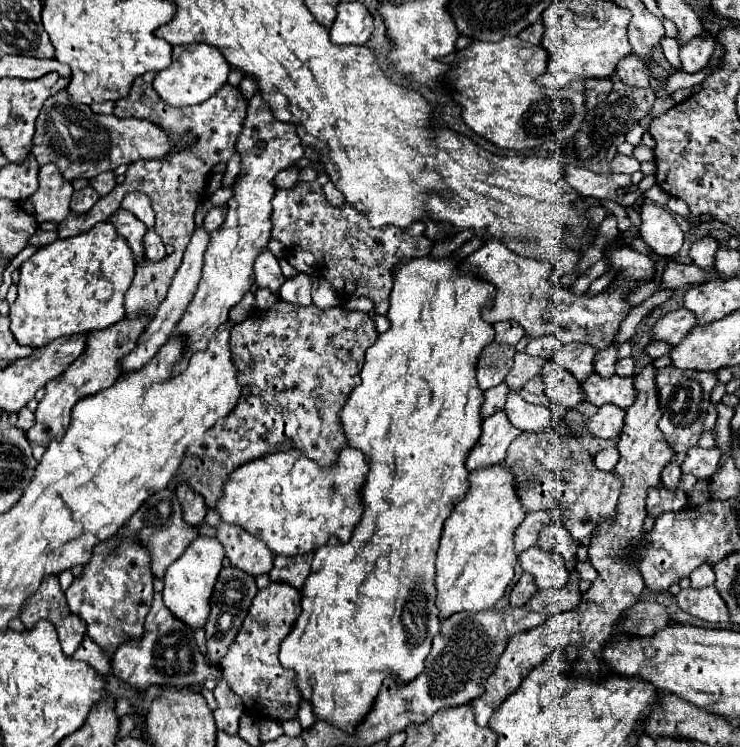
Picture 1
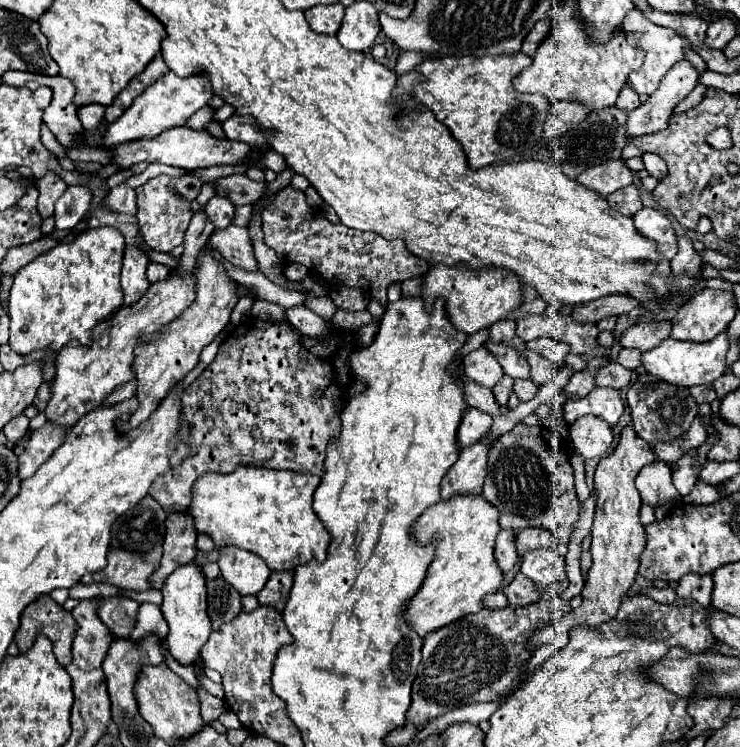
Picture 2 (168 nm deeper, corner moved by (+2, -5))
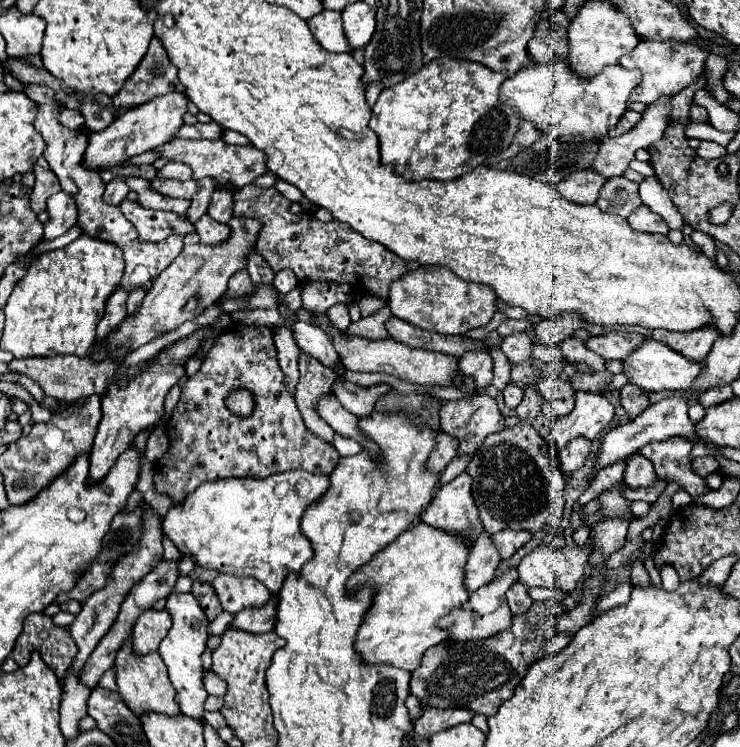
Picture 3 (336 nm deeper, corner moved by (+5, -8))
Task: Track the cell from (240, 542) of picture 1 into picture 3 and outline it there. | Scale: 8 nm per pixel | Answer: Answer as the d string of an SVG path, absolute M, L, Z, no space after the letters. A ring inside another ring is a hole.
M220 573L212 583L222 609L238 613L246 607L262 607L270 601L270 591L252 577L234 577Z

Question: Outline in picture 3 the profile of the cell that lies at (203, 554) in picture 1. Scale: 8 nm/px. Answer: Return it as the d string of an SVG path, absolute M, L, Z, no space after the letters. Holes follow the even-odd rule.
M192 593L170 595L166 609L172 615L174 625L172 625L170 633L162 639L158 653L164 659L166 669L168 669L168 679L172 683L172 687L176 689L176 703L180 707L180 713L202 721L204 701L208 697L208 693L204 691L204 683L202 683L202 673L204 673L202 653L206 649L206 639L208 639L208 619L204 617L204 611L200 609L200 605L192 597Z

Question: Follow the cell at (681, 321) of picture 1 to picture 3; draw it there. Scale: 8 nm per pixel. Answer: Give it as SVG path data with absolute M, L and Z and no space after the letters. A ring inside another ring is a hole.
M610 331L606 335L590 337L586 341L586 347L594 353L598 353L602 359L618 359L622 361L624 355L628 355L634 347L638 347L644 341L642 335L630 333L630 331Z

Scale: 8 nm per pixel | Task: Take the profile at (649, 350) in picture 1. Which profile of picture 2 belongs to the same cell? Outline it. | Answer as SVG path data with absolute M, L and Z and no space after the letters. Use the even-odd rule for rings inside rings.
M623 348L619 352L619 358L617 362L629 370L635 370L637 366L641 366L641 350L635 350L635 348Z

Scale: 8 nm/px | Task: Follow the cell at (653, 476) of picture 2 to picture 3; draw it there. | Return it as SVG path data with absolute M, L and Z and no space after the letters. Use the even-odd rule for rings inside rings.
M634 453L626 459L626 469L624 469L624 483L628 487L638 489L638 487L648 487L656 481L656 471L648 459L644 459L640 453Z

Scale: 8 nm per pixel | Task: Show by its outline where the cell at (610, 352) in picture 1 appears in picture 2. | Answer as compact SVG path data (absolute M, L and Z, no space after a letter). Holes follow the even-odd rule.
M579 370L579 372L573 372L571 380L565 386L565 392L571 398L577 398L577 396L587 396L587 392L591 392L593 388L595 388L595 372Z

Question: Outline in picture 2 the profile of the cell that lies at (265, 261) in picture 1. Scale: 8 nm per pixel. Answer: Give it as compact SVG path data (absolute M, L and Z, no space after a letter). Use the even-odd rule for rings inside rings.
M227 226L225 230L215 230L209 238L211 246L225 258L229 260L235 268L243 270L259 270L257 268L257 258L253 252L253 244L249 238L247 228L239 226Z

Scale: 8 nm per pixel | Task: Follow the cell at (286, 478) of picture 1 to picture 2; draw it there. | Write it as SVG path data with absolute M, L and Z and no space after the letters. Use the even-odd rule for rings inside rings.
M239 466L231 474L203 474L193 486L193 502L189 514L195 518L197 532L209 534L217 548L221 546L239 546L257 556L261 556L271 570L291 570L299 564L315 558L323 562L327 556L327 548L331 544L331 534L323 522L315 516L313 510L313 494L319 486L320 477L313 474L297 474L291 470L273 470L273 468L255 468L255 466Z

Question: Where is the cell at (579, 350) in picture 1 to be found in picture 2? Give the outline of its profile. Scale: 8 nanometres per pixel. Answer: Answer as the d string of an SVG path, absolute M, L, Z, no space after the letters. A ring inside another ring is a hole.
M551 338L531 340L531 342L527 342L527 348L533 350L533 352L543 354L545 358L549 358L549 362L553 364L555 370L561 368L561 366L565 366L565 356L569 354L567 344L563 344L563 342L559 342L559 340L551 340Z

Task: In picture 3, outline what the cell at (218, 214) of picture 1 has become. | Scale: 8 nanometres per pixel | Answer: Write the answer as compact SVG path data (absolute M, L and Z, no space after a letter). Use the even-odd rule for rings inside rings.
M216 189L208 205L208 215L220 223L228 223L232 217L232 193L228 189Z

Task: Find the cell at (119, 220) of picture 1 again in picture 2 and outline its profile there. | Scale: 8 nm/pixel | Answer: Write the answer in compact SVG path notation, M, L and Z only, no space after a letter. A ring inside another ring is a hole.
M125 248L123 272L121 272L121 288L125 294L125 302L123 302L125 306L135 304L143 296L143 292L147 292L147 288L151 286L151 282L145 276L147 264L149 264L149 258L145 258L143 252L139 252L139 248Z

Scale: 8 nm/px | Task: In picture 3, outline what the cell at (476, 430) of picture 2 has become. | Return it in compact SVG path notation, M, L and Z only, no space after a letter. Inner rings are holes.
M438 433L436 435L436 447L432 449L432 455L428 457L428 471L444 471L444 467L456 457L456 451L458 451L458 443L456 439L452 439L450 435L446 433Z

